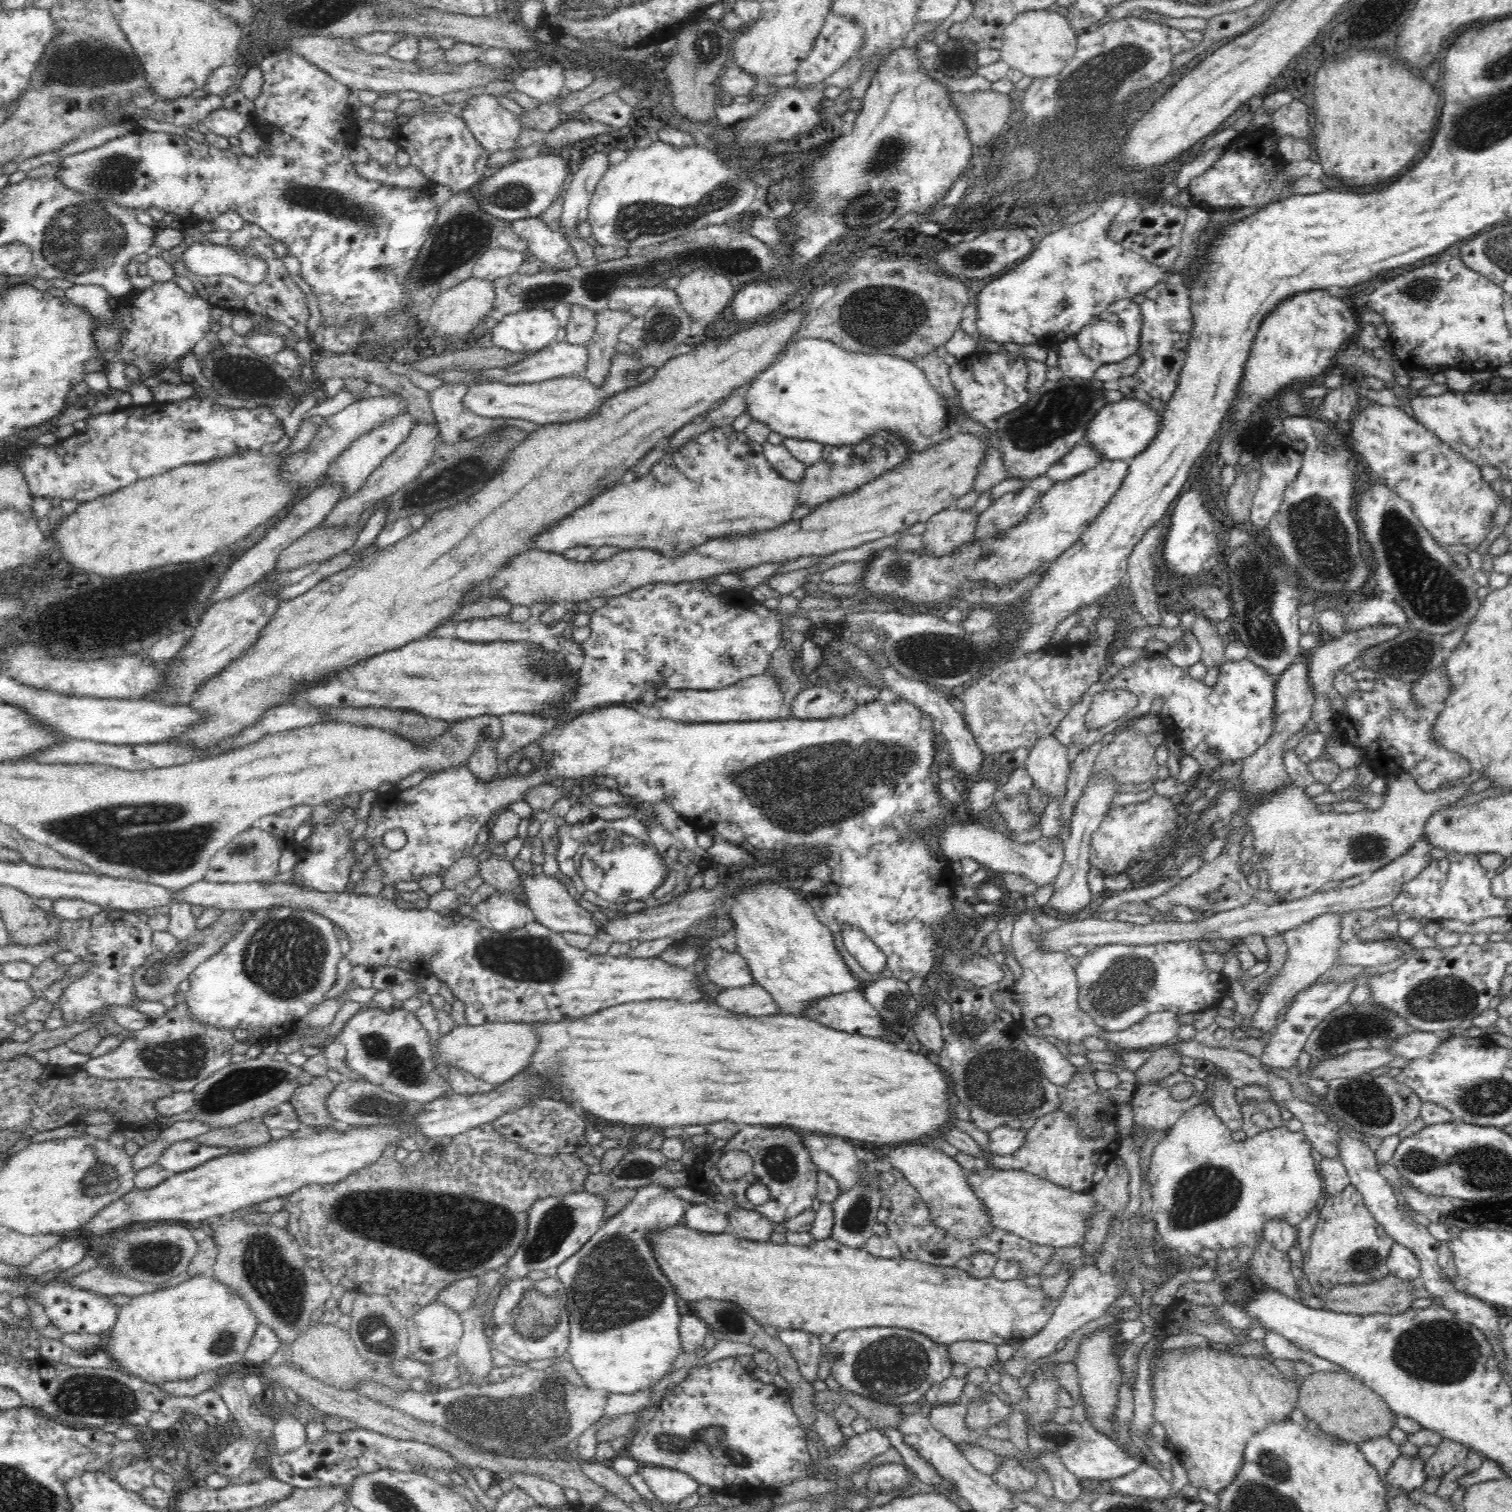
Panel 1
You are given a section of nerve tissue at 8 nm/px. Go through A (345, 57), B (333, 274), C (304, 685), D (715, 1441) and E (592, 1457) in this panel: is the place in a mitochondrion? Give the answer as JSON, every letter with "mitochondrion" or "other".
{"A":"mitochondrion","B":"other","C":"other","D":"mitochondrion","E":"other"}

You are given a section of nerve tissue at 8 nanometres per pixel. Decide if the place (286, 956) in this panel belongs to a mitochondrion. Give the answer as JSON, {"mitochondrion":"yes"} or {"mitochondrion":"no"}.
{"mitochondrion":"yes"}

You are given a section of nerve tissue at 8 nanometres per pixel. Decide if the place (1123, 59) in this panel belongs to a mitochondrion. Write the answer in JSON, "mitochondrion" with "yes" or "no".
{"mitochondrion":"yes"}

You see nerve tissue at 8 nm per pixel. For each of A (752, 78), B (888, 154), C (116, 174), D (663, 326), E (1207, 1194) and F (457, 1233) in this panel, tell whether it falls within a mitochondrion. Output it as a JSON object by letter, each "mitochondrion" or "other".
{"A":"other","B":"mitochondrion","C":"mitochondrion","D":"mitochondrion","E":"mitochondrion","F":"mitochondrion"}

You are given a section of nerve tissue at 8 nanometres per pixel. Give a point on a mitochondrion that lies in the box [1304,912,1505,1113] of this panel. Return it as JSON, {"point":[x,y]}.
{"point":[1440,998]}

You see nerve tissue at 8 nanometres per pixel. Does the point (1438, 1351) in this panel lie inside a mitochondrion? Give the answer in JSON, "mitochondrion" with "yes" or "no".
{"mitochondrion":"yes"}

